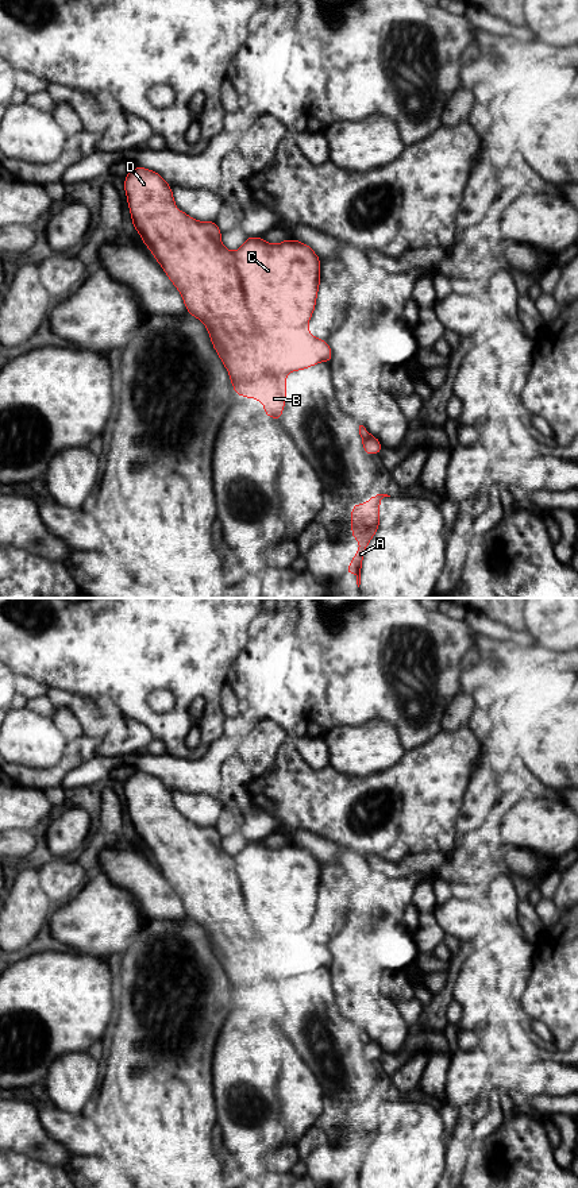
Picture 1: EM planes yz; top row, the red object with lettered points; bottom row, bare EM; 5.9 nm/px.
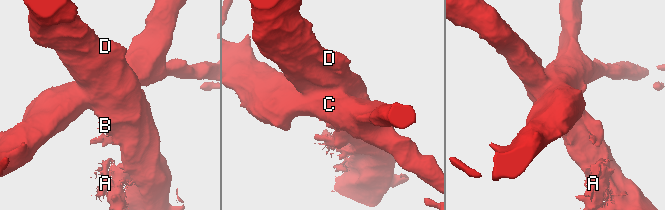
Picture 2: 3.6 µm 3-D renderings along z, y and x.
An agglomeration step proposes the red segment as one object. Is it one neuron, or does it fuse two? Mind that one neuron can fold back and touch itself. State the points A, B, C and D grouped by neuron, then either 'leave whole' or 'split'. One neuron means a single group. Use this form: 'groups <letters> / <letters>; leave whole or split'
groups A B D / C; split

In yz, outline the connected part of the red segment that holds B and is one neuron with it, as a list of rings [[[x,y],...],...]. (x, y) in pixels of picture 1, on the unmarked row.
[[[136,771],[124,782],[124,796],[134,833],[180,896],[186,917],[208,934],[235,999],[261,1006],[263,1018],[280,1026],[286,1007],[286,980],[320,967],[330,968],[330,949],[315,942],[308,930],[266,934],[258,930],[244,900],[234,857],[223,850],[217,828],[199,826],[182,814],[177,815],[172,791],[159,778]]]

